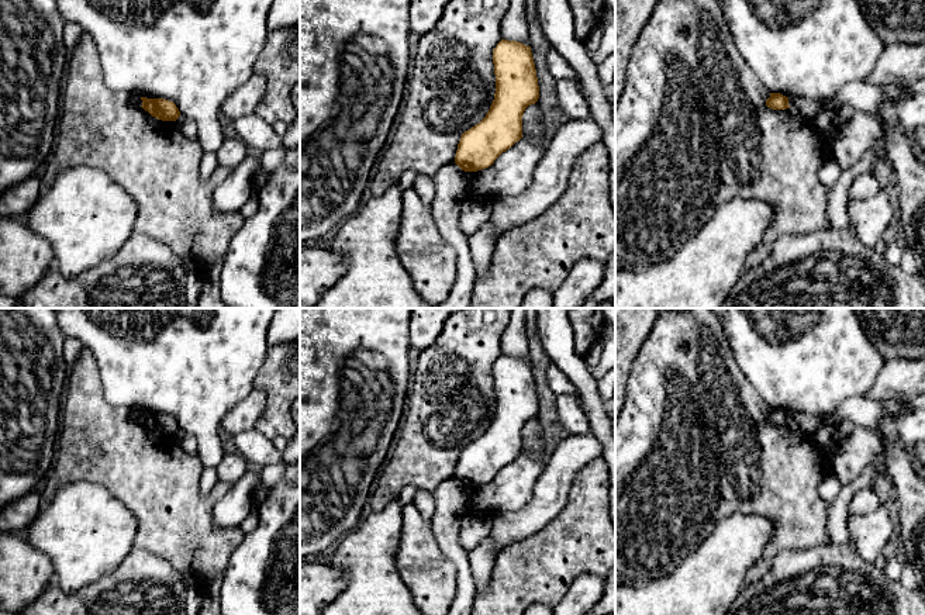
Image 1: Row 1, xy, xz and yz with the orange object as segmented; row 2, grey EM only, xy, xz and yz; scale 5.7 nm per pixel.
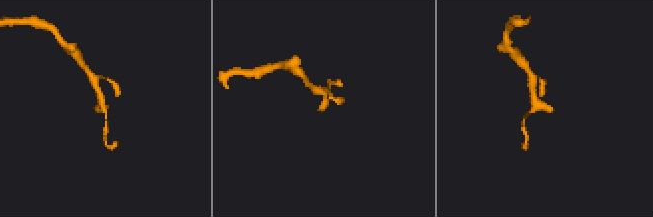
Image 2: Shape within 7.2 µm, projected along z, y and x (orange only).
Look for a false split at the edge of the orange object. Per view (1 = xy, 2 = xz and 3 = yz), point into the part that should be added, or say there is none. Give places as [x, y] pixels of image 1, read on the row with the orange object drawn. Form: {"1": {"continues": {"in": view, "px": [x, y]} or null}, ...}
{"1": {"continues": null}, "2": {"continues": null}, "3": {"continues": null}}

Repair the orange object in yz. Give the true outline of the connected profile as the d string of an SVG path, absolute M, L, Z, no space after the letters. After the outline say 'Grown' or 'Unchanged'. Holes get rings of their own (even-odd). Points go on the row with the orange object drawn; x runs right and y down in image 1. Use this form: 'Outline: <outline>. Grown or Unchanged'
Outline: M770 93L770 97L766 100L766 106L773 110L790 108L788 97L780 94L780 93Z. Unchanged

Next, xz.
Outline: M501 39L493 49L496 75L494 100L486 117L465 131L455 163L465 172L477 172L522 138L522 115L539 99L536 69L531 52L517 41Z. Unchanged

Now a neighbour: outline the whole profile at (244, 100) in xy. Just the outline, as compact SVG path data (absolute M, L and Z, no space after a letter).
M253 73L245 84L238 87L229 94L222 107L221 114L231 120L255 113L258 104L263 99L266 91L266 77Z

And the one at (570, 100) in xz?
M562 79L556 82L558 107L566 120L590 118L590 108L584 94L577 87L577 79Z

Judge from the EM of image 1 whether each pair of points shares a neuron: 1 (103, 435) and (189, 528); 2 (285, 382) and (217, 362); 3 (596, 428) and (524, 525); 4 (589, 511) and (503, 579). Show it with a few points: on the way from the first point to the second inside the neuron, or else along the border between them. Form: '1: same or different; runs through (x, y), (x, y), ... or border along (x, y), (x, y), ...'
1: same; runs through (126, 458), (165, 497), (169, 505)
2: different; border along (269, 348), (252, 387)
3: different; border along (590, 432), (600, 444)
4: same; runs through (568, 532), (524, 573)

